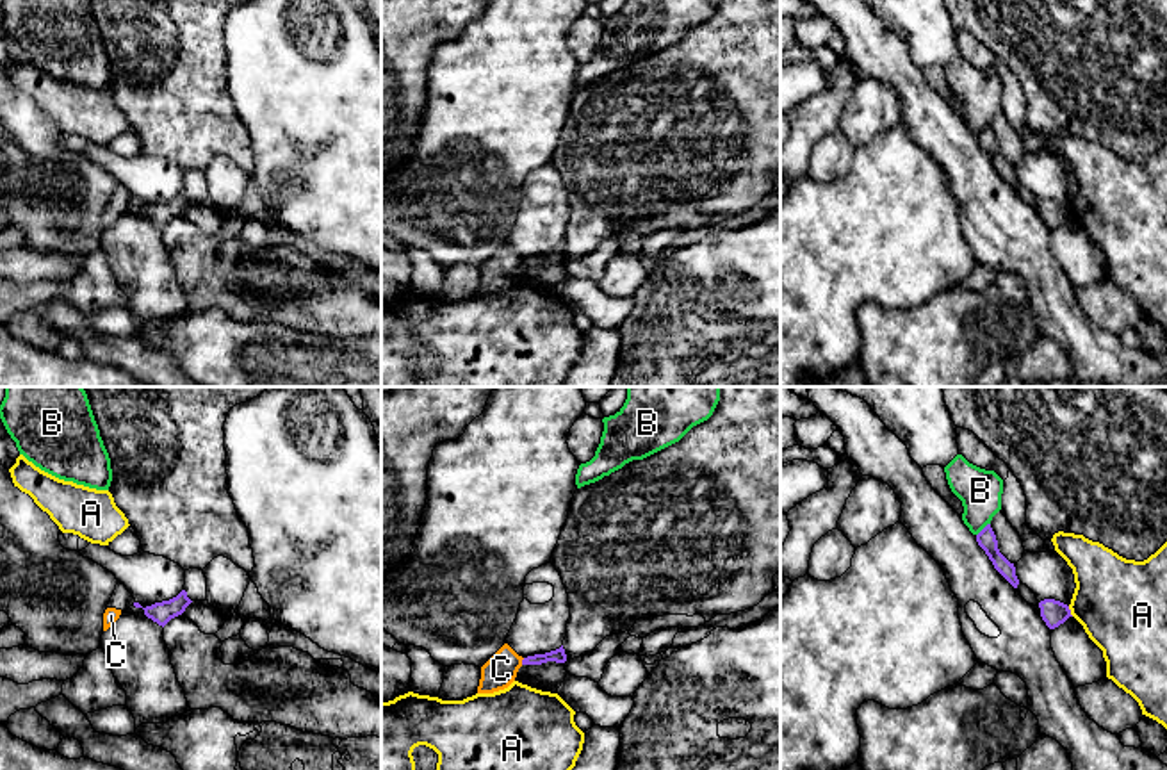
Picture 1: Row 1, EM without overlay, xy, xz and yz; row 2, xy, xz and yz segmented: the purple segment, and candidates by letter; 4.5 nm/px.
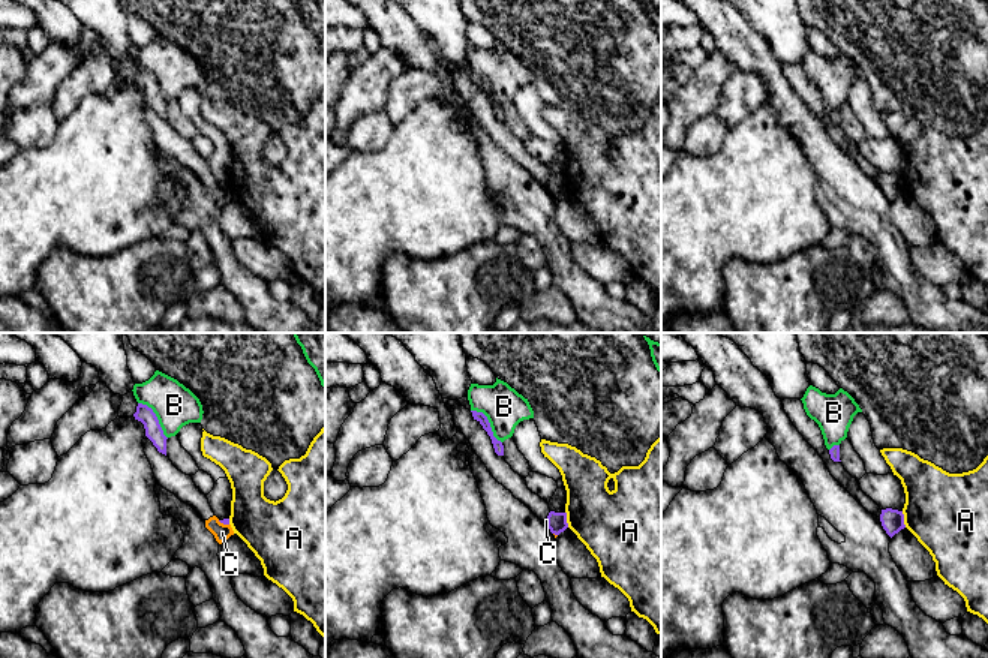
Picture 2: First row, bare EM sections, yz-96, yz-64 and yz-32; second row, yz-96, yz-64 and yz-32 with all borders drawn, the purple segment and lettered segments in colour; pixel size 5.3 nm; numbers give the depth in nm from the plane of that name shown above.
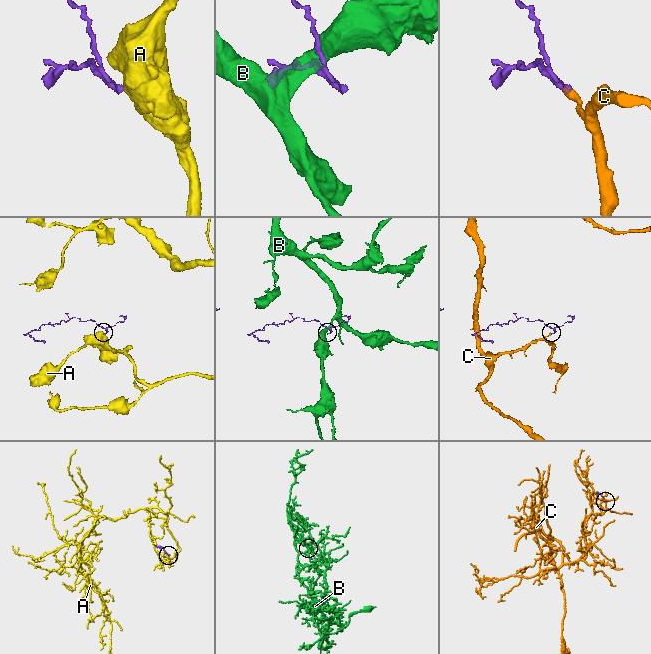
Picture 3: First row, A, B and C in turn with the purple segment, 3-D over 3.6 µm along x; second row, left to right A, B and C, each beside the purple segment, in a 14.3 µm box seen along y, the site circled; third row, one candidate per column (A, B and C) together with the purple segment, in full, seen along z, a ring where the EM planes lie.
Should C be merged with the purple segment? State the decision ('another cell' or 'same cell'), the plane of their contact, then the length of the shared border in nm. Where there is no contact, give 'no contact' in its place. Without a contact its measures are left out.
another cell; contact in xz; length 40 nm

